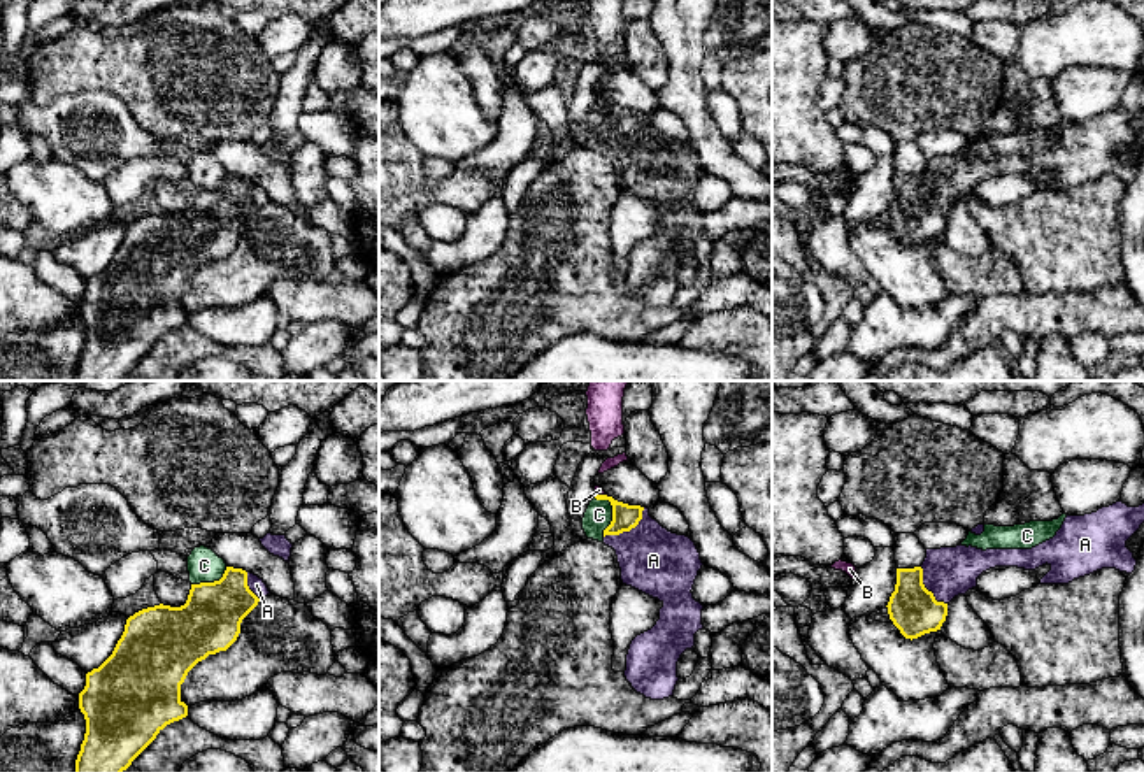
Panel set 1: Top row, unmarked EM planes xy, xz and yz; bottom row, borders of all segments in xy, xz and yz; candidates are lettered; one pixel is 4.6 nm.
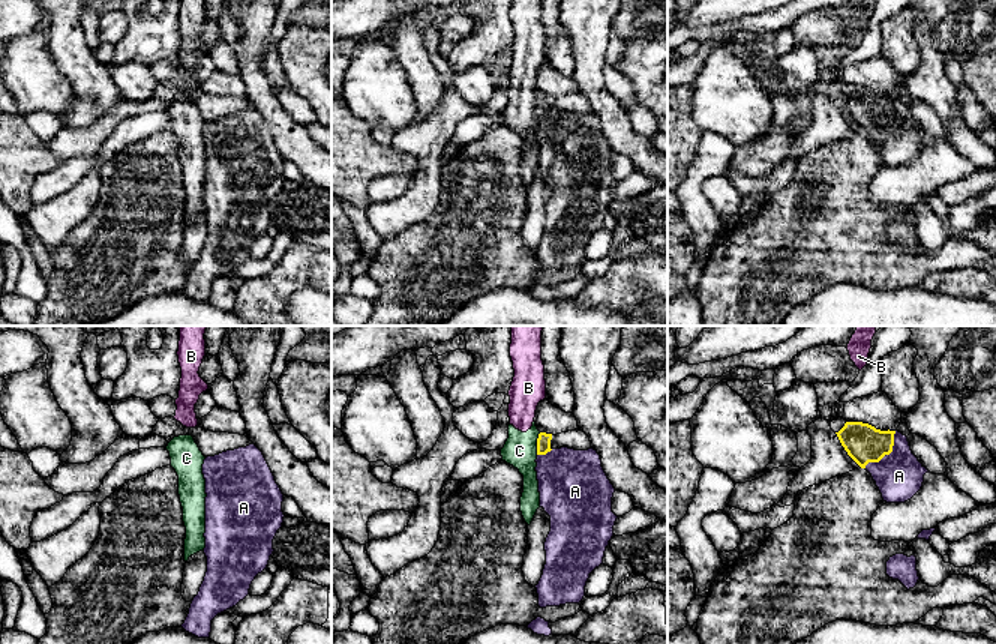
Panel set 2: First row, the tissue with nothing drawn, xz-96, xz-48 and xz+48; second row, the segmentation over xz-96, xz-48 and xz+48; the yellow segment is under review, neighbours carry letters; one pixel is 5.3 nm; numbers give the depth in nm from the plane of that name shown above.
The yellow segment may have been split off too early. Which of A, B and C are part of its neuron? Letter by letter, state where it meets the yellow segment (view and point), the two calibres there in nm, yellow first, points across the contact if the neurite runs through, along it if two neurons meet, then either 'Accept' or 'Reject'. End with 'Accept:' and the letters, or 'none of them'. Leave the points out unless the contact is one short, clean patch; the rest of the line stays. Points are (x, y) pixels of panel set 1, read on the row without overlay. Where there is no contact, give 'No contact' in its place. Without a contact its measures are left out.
A: Touches yellow at xz (629, 137). Thickness 120 nm (yellow) against 300 nm. Path across: xz (625, 123), (629, 137), (653, 167). Accept
B: Touches yellow at xz (602, 102). Thickness 120 nm (yellow) against 40 nm. Boundary: xz (595, 100), (607, 104). Reject
C: Touches yellow at xz (613, 120). Thickness 120 nm (yellow) against 130 nm. Boundary: xz (595, 104), (606, 106), (611, 113), (611, 130), (602, 142). Reject
Accept: A

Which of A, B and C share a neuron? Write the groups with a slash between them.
A / B C

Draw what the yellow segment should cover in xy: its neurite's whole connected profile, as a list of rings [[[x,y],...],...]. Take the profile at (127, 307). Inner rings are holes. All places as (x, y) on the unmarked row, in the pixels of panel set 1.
[[[226,174],[214,189],[191,191],[181,214],[154,212],[130,223],[112,261],[86,281],[79,316],[86,340],[75,367],[75,381],[121,381],[170,330],[188,323],[181,291],[209,261],[226,258],[240,240],[242,226],[268,202],[258,182]]]

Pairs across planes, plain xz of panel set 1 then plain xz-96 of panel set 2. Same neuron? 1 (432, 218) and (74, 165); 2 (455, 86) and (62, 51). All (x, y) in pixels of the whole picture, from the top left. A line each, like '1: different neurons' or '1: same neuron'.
1: same neuron
2: different neurons

